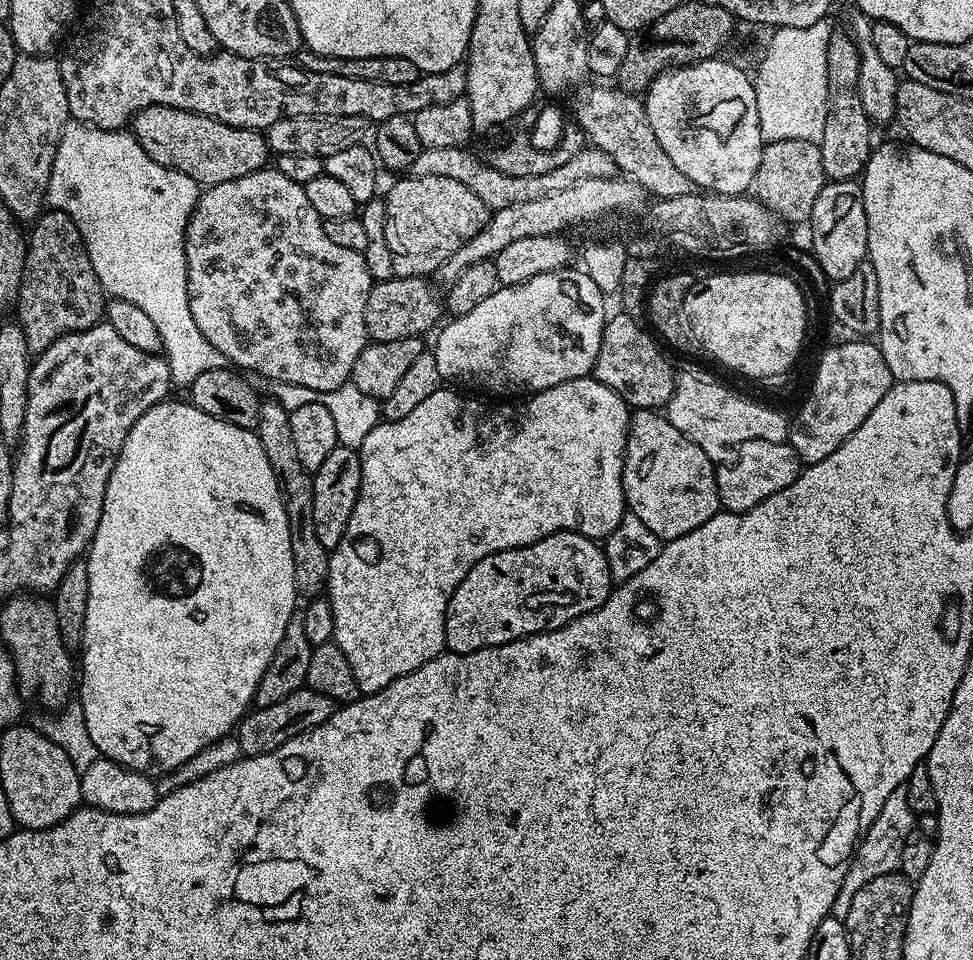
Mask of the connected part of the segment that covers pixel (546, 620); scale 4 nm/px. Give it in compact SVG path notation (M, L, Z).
M555 532L524 548L511 548L482 558L462 578L458 590L446 610L446 634L444 642L449 652L473 652L506 642L514 642L523 636L558 630L574 618L592 612L612 593L614 581L610 566L604 557L603 547L589 536L577 532Z

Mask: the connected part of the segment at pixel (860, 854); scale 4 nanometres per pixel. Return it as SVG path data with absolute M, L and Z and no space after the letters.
M904 787L894 790L890 798L886 798L886 806L878 810L878 818L874 818L874 822L864 833L854 853L854 859L851 861L850 871L842 890L838 890L838 898L832 907L832 915L844 921L854 894L863 884L870 882L870 878L882 878L882 874L890 874L899 869L902 846L908 835L912 833L913 827L914 814L910 810L910 802L906 802L906 790Z

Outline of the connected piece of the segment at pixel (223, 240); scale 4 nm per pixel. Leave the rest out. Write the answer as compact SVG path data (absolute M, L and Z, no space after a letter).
M265 166L254 174L205 187L186 230L186 266L190 312L194 314L194 320L198 322L202 334L206 334L206 340L214 346L214 350L227 358L229 365L248 374L265 375L269 380L290 382L316 391L336 390L351 381L354 362L358 362L358 354L362 354L362 350L370 343L366 326L366 298L370 298L374 281L368 273L363 252L346 250L327 236L318 210L314 210L314 206L310 206L310 198L306 198L304 185L290 182L290 178L276 171L275 167Z

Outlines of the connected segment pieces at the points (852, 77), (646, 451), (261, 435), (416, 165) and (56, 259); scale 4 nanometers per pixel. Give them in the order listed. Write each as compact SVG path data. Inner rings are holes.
M834 34L828 43L826 70L828 71L828 101L826 102L826 127L822 129L820 153L822 170L828 180L856 180L861 175L874 147L874 125L866 110L862 110L862 98L858 98L858 66L860 50L851 35Z
M636 410L631 413L628 422L628 441L624 451L624 469L622 470L622 486L624 487L624 503L627 511L632 512L662 542L667 542L690 534L690 530L698 530L702 522L706 522L716 512L721 511L716 485L717 465L706 458L706 450L674 430L667 415L656 410Z
M265 399L260 405L258 422L254 429L256 437L270 458L270 466L280 483L280 494L286 506L286 518L290 526L290 550L294 554L294 582L296 591L301 597L316 598L325 591L330 570L329 549L318 542L318 533L314 531L314 490L312 489L313 473L308 472L298 462L298 450L294 446L294 434L290 434L288 411L276 400Z
M586 146L578 154L566 162L566 166L555 167L545 174L534 174L533 177L515 177L495 170L487 164L485 159L480 159L470 154L469 149L458 147L438 147L421 149L418 158L412 163L411 175L436 175L446 176L452 180L458 180L464 186L470 188L482 202L487 204L491 211L506 209L518 202L532 202L537 198L544 198L550 193L558 193L569 189L576 182L582 182L589 178L606 178L617 175L616 162L604 150L595 146Z
M41 211L31 228L32 236L30 232L26 240L28 253L18 297L18 323L24 329L29 349L39 354L59 336L81 332L101 323L106 316L106 293L98 282L98 274L94 274L82 234L78 226L74 226L70 214Z

